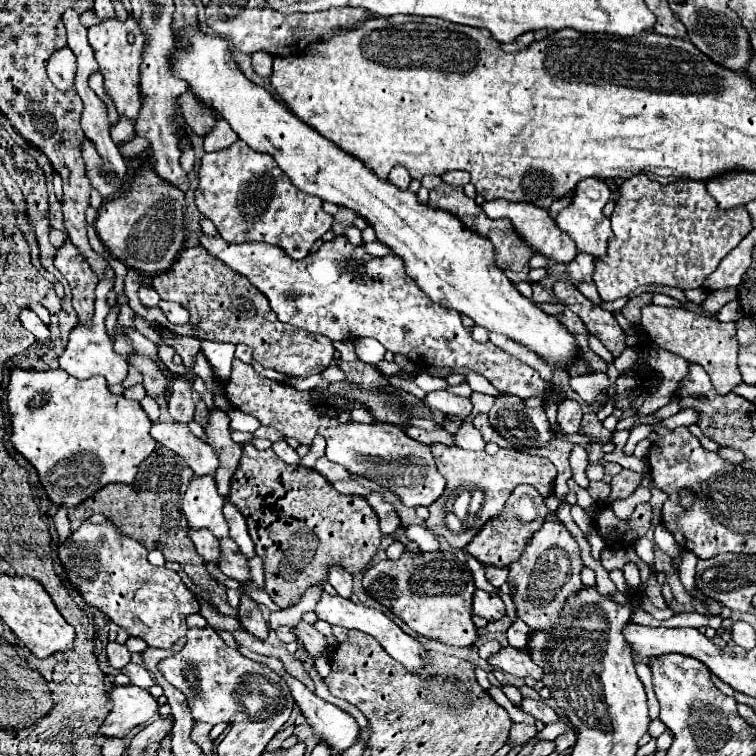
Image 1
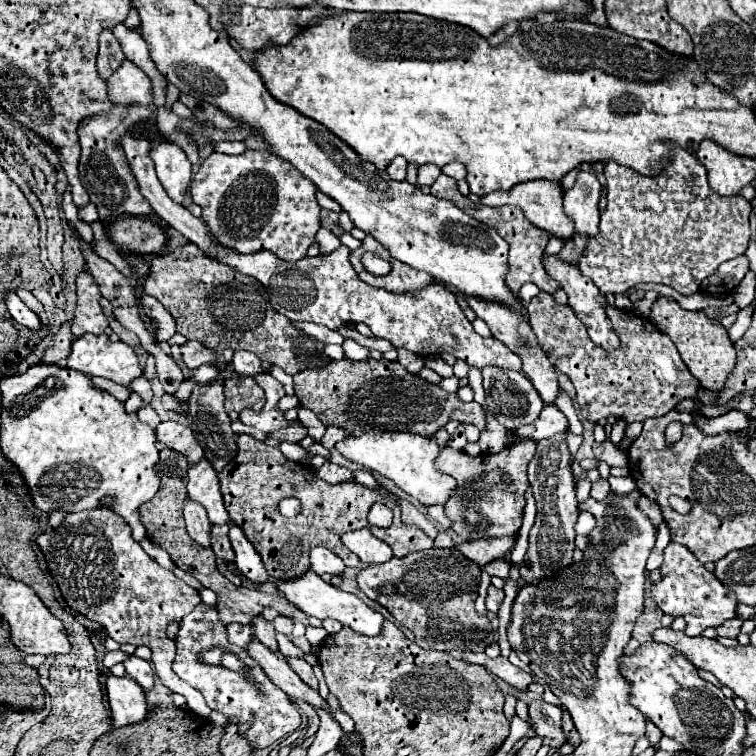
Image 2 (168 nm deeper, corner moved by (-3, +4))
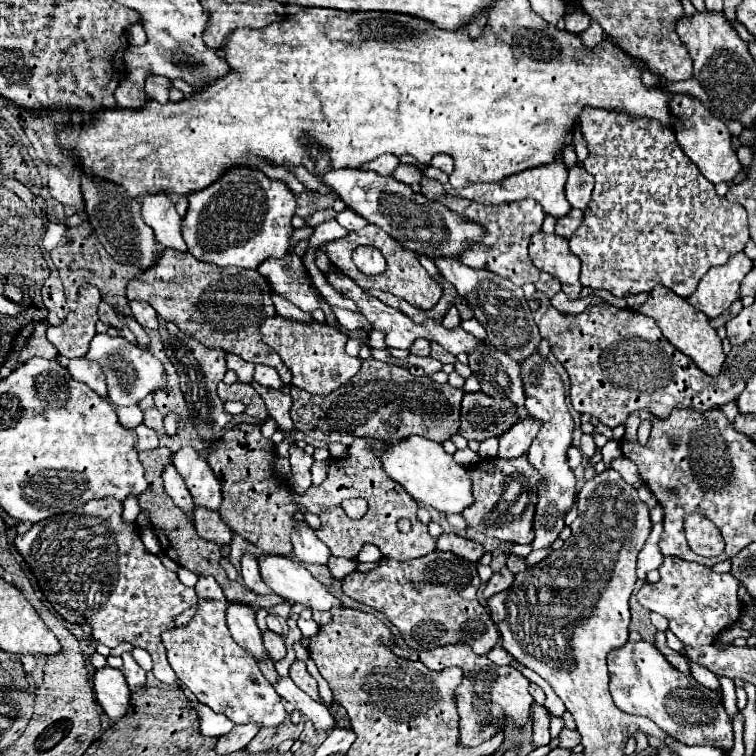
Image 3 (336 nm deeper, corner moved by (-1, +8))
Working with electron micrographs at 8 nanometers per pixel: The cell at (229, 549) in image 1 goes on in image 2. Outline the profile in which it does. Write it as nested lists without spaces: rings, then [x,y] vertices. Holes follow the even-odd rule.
[[[213,525],[211,527],[211,549],[219,559],[233,563],[235,553],[233,553],[233,547],[229,545],[227,531],[229,531],[229,525]]]

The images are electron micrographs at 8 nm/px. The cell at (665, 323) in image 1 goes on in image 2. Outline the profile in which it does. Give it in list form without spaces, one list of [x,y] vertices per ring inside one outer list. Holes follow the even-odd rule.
[[[657,297],[657,301],[651,307],[649,321],[665,335],[671,337],[671,341],[677,345],[683,363],[687,369],[701,381],[703,387],[721,391],[727,375],[737,365],[737,353],[735,347],[727,335],[727,329],[715,321],[709,319],[703,311],[685,311],[679,307],[679,303],[671,297]]]

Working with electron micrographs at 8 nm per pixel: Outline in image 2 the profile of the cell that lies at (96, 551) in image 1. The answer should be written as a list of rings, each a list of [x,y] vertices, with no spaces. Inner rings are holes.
[[[111,509],[71,513],[57,529],[41,533],[37,537],[37,545],[41,547],[49,563],[49,571],[67,605],[101,623],[105,633],[117,643],[147,645],[153,651],[151,661],[163,685],[173,693],[181,693],[187,699],[187,707],[197,717],[207,719],[211,709],[207,707],[203,695],[171,671],[175,641],[167,637],[167,625],[181,621],[201,603],[199,591],[151,559],[143,547],[133,541],[131,527],[123,521],[123,517],[111,513]]]

